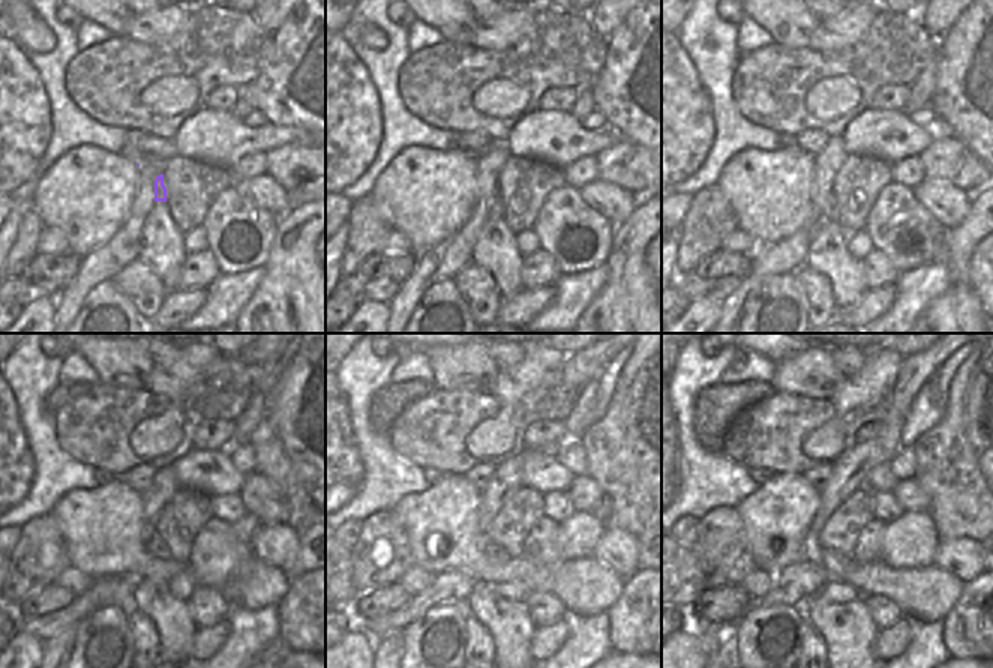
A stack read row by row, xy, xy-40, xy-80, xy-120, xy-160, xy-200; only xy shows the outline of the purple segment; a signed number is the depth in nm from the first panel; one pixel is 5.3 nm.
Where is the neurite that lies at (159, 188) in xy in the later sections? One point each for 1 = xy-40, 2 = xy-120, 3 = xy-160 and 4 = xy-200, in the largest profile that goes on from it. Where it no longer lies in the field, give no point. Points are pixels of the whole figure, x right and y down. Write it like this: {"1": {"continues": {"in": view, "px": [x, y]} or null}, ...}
{"1": {"continues": {"in": "xy-40", "px": [495, 209]}}, "2": {"continues": {"in": "xy-120", "px": [155, 545]}}, "3": {"continues": {"in": "xy-160", "px": [494, 551]}}, "4": {"continues": {"in": "xy-200", "px": [836, 565]}}}

